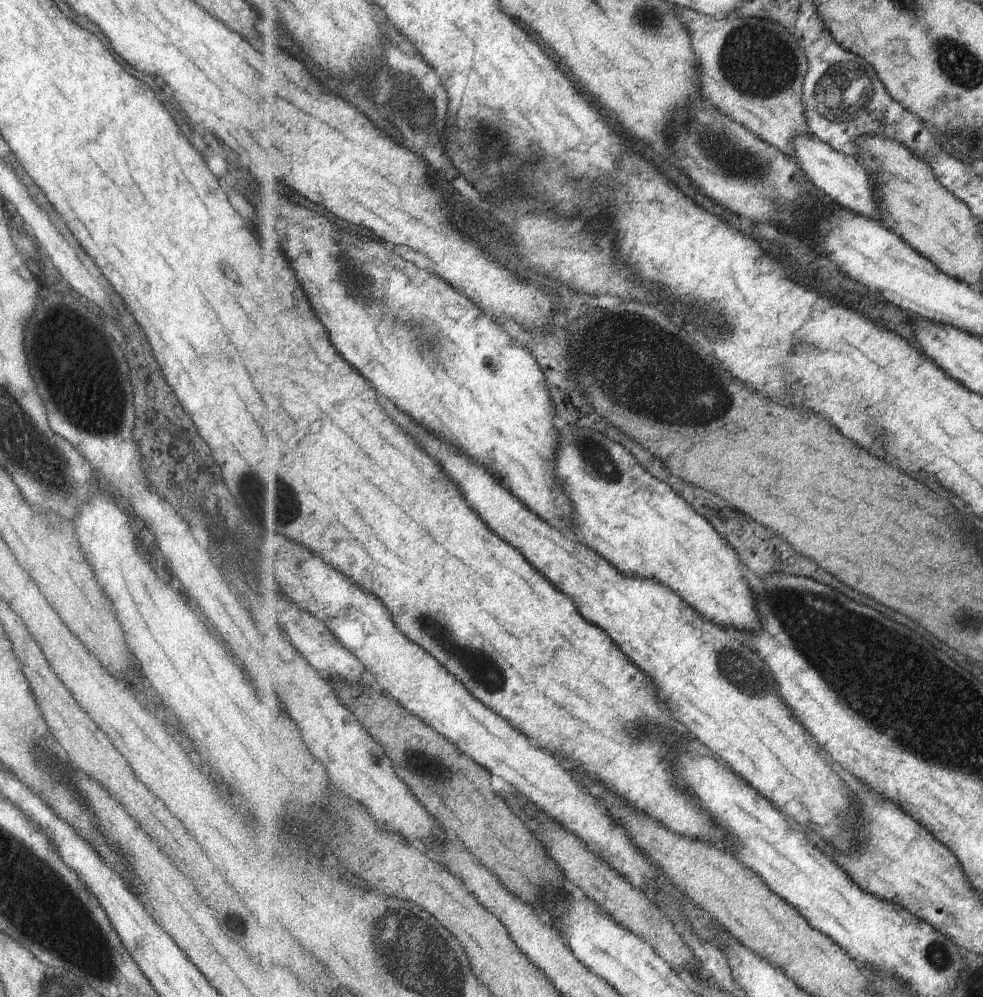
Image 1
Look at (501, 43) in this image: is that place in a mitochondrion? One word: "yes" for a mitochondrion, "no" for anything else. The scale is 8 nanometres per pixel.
no

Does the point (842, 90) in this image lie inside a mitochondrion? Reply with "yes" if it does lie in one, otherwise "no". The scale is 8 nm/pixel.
yes

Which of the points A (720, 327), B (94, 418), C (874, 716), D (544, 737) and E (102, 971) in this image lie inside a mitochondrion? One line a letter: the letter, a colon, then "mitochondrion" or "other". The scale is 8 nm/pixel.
A: other
B: mitochondrion
C: mitochondrion
D: other
E: mitochondrion

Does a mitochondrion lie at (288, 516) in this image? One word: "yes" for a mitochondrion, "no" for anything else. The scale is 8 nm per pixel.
yes

